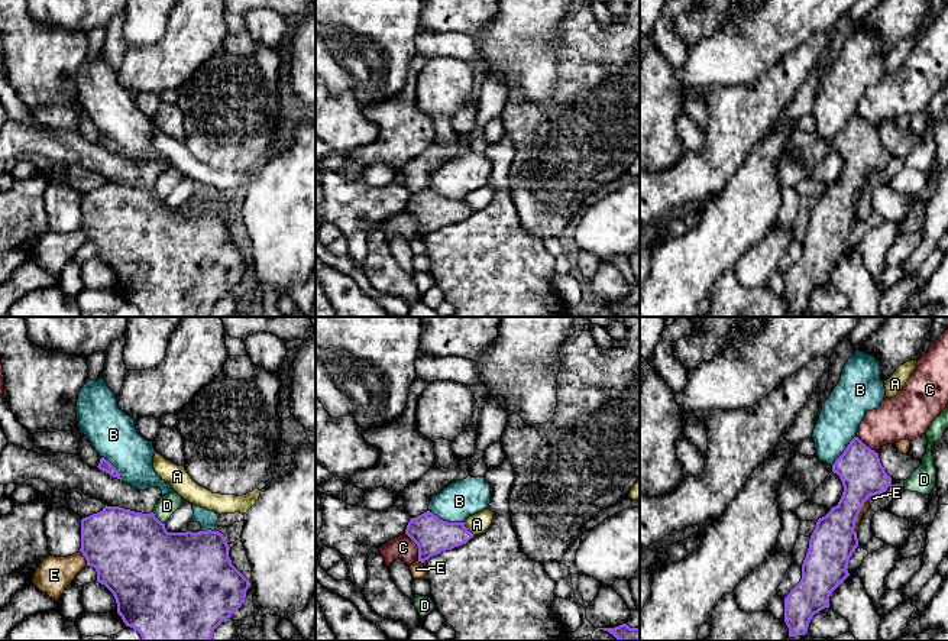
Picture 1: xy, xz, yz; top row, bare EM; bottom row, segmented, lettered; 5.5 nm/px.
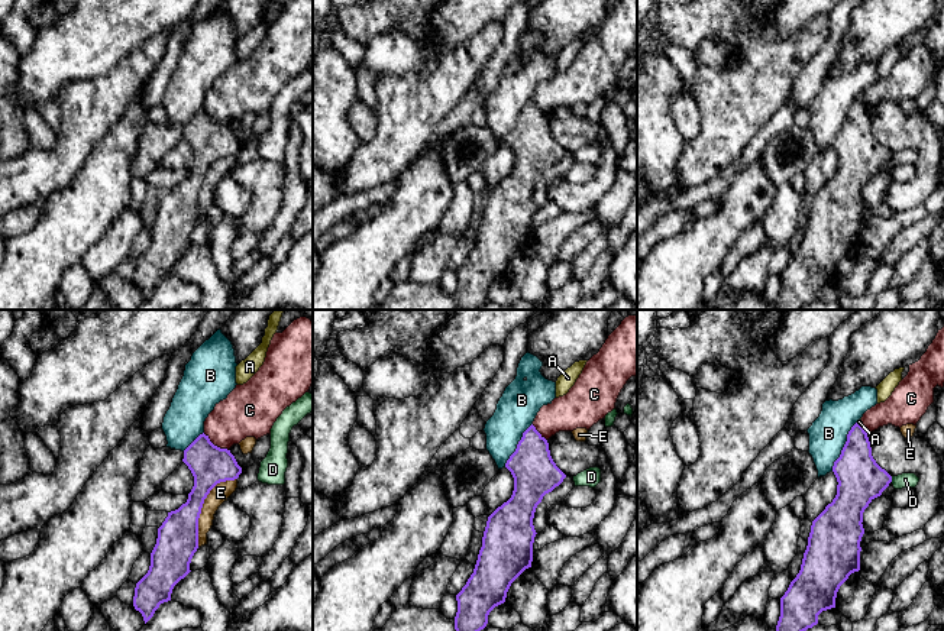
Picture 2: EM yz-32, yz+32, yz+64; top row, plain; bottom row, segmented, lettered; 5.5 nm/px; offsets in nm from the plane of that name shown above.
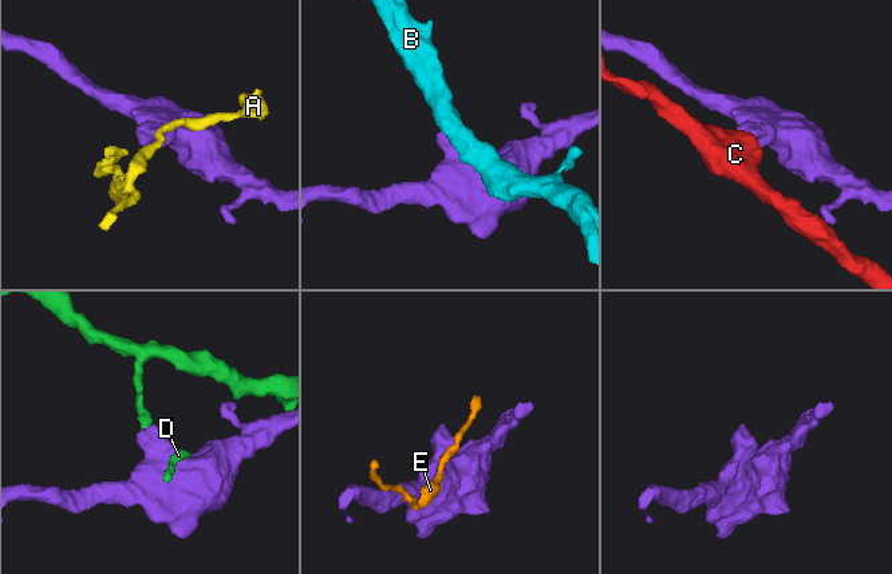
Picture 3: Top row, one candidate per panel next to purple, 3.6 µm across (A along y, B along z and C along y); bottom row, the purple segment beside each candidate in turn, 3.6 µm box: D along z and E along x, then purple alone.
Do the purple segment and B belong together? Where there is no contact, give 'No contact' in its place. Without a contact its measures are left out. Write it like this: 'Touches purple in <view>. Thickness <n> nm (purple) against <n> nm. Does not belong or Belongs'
Touches purple in xz. Thickness 200 nm (purple) against 200 nm. Does not belong

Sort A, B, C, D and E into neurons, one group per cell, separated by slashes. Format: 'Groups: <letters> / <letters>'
Groups: A / B / C / D / E

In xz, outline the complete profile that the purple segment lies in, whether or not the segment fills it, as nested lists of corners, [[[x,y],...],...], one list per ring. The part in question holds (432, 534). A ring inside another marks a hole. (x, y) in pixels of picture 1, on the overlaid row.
[[[430,511],[411,518],[405,534],[417,544],[421,563],[441,551],[466,544],[473,537],[465,522],[447,522]]]

